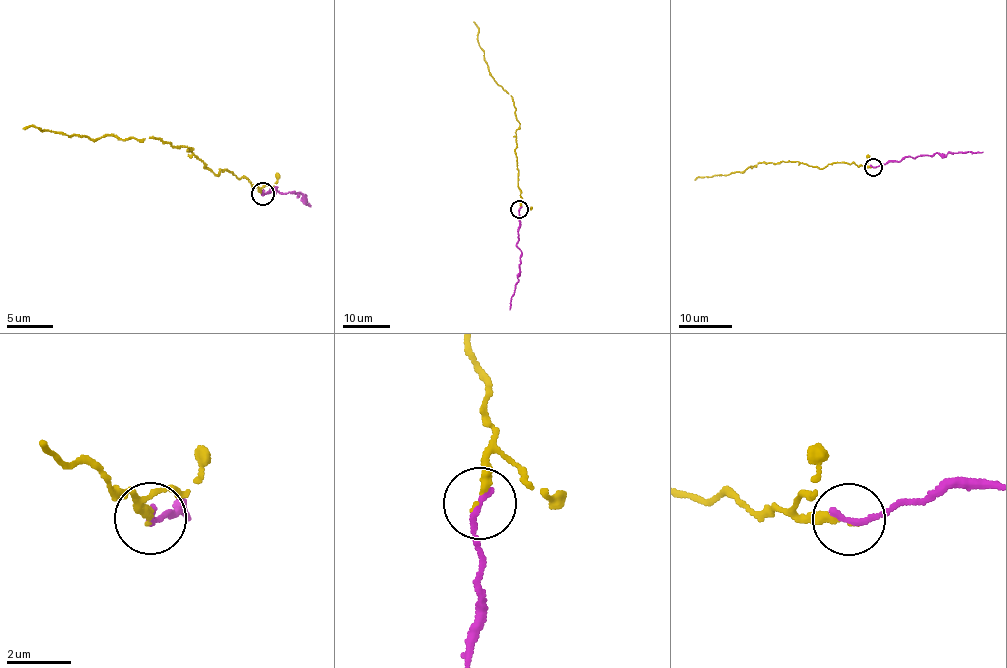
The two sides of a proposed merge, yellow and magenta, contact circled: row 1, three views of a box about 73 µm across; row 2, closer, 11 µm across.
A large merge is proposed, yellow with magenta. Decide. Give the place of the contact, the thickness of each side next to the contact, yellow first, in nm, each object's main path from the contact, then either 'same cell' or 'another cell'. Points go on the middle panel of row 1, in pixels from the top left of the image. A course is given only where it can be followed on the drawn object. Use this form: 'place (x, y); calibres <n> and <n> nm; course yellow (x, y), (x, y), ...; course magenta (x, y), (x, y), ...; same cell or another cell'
place (519, 209); calibres 190 and 200 nm; course yellow (519, 208), (521, 196), (515, 151), (520, 123), (512, 96), (491, 75), (473, 21); course magenta (519, 208), (520, 272), (510, 310); same cell

